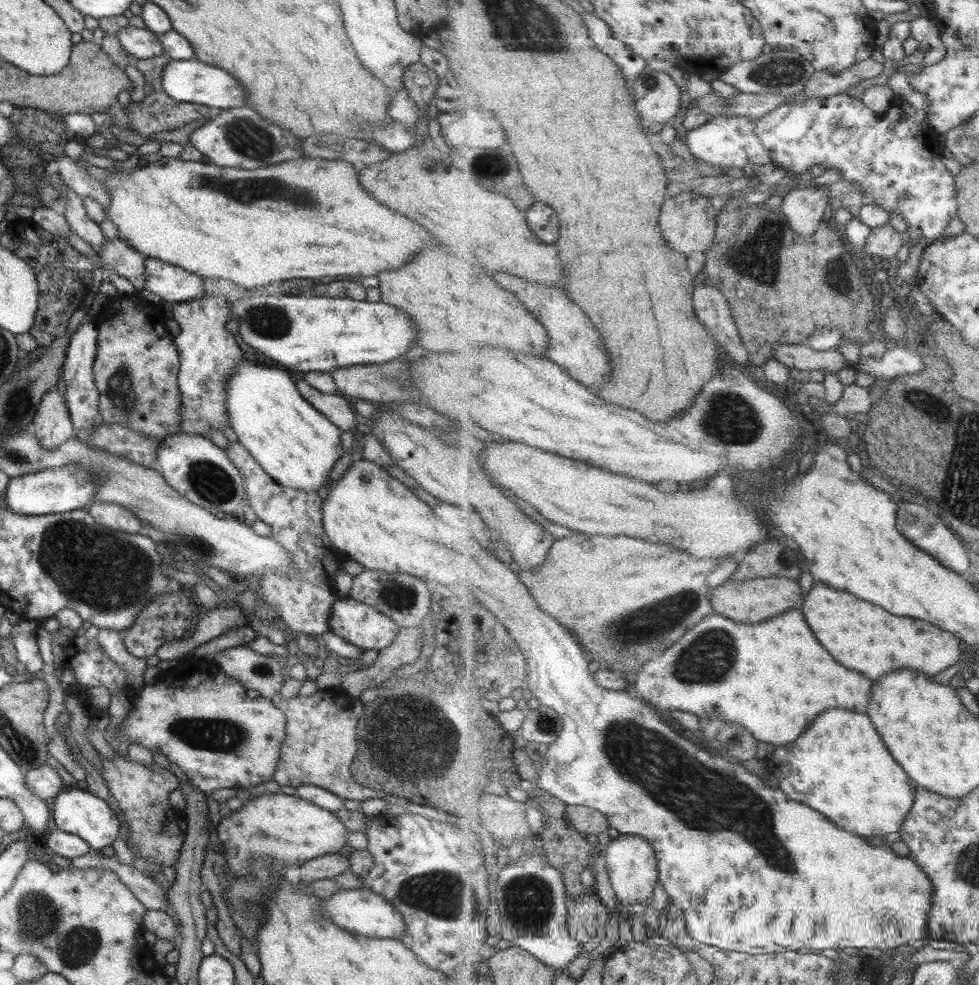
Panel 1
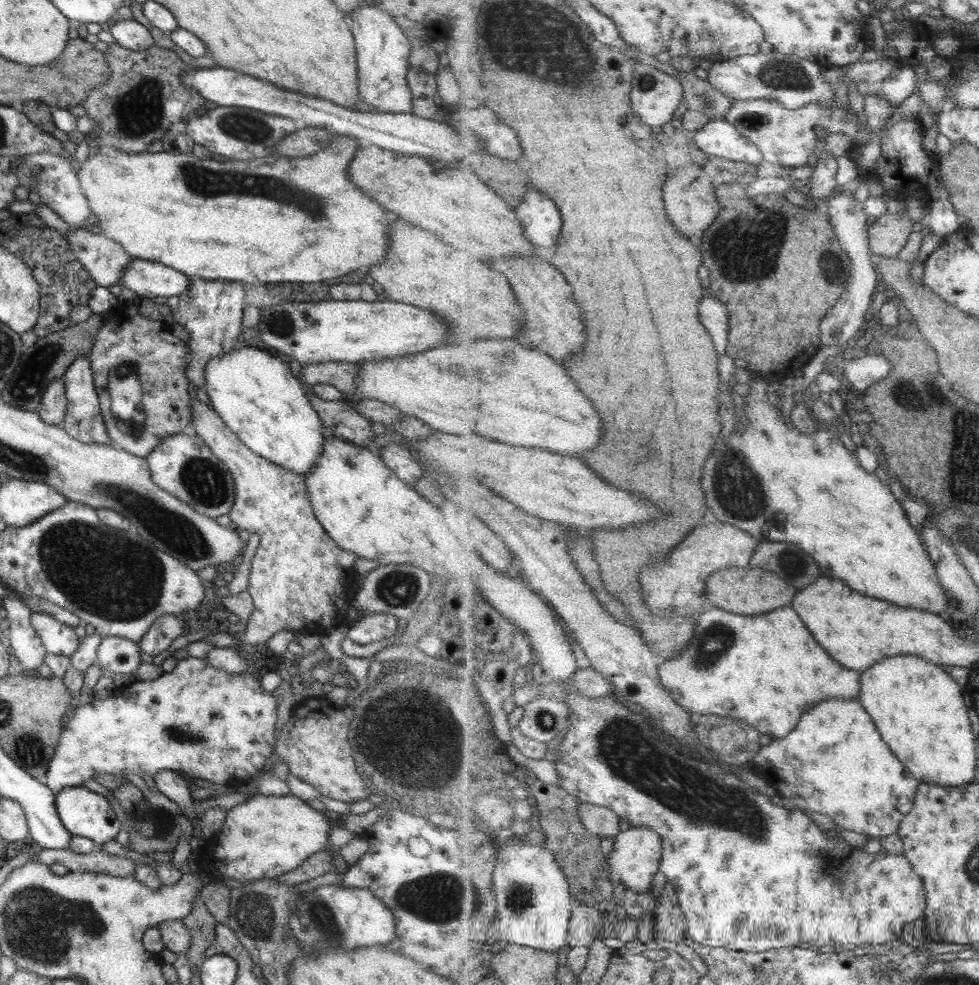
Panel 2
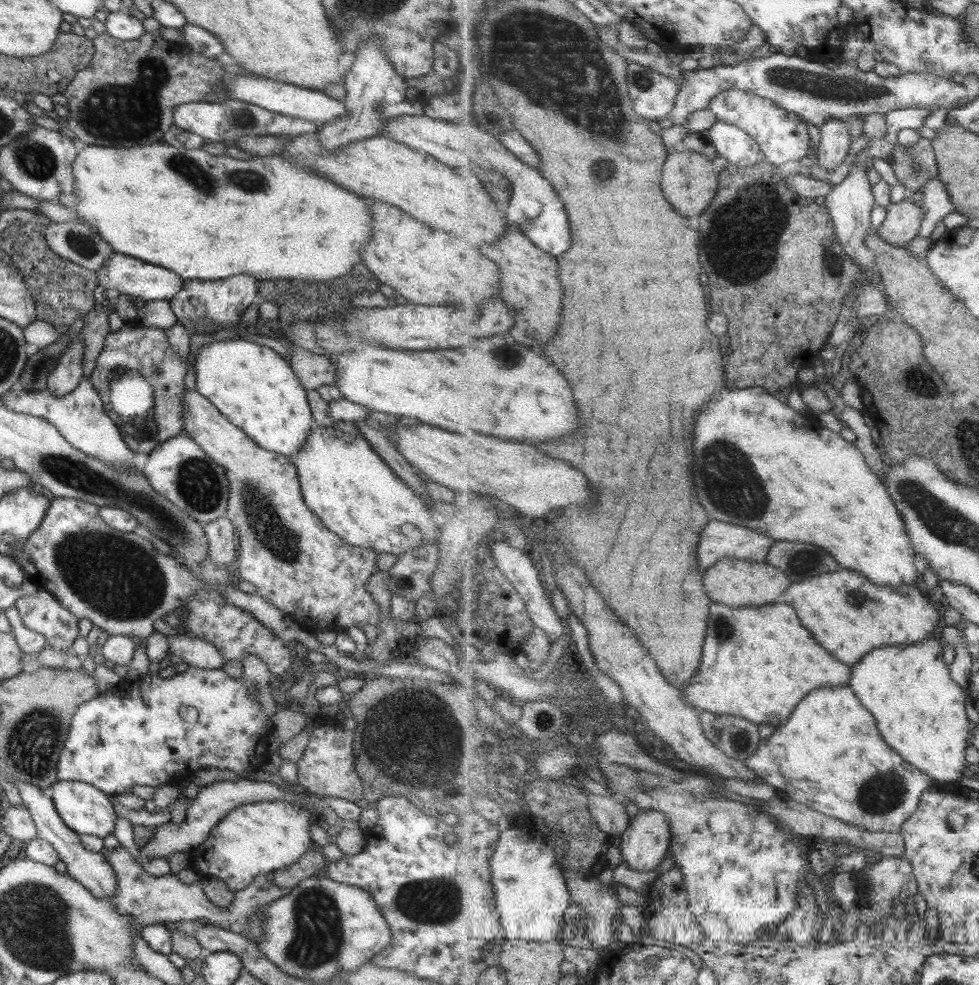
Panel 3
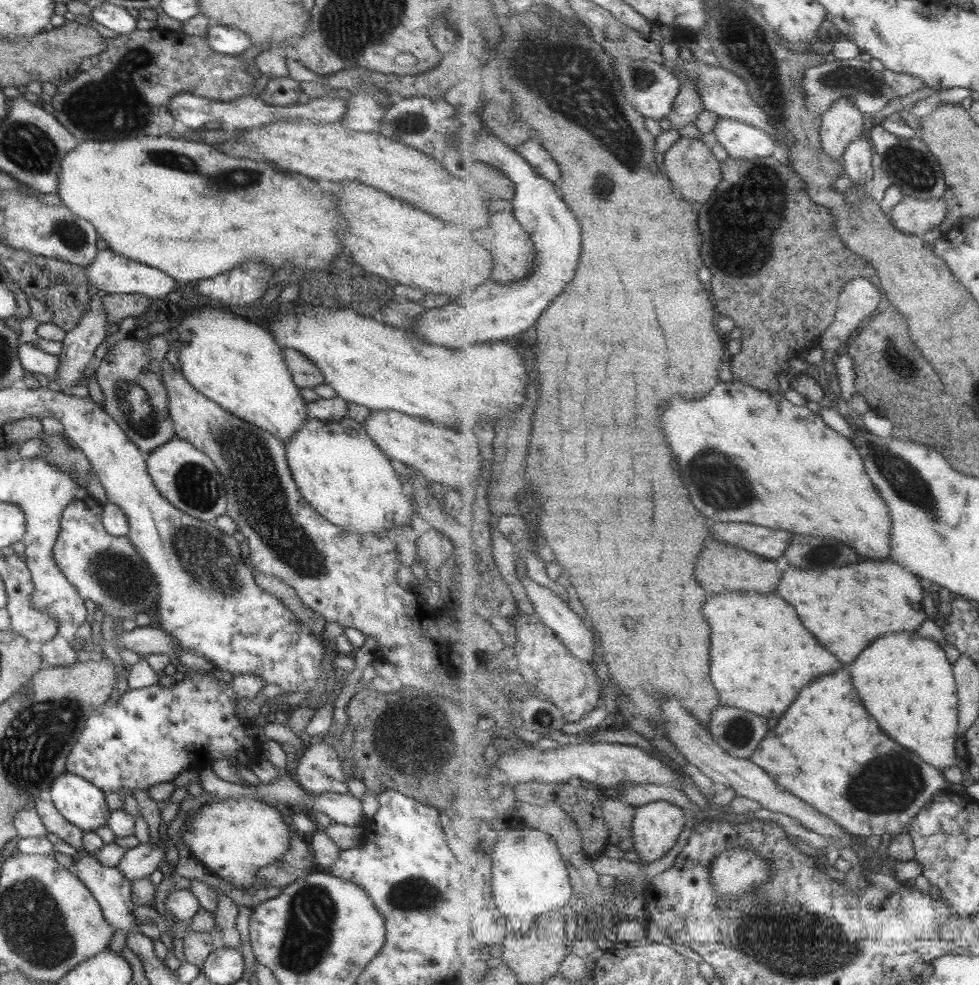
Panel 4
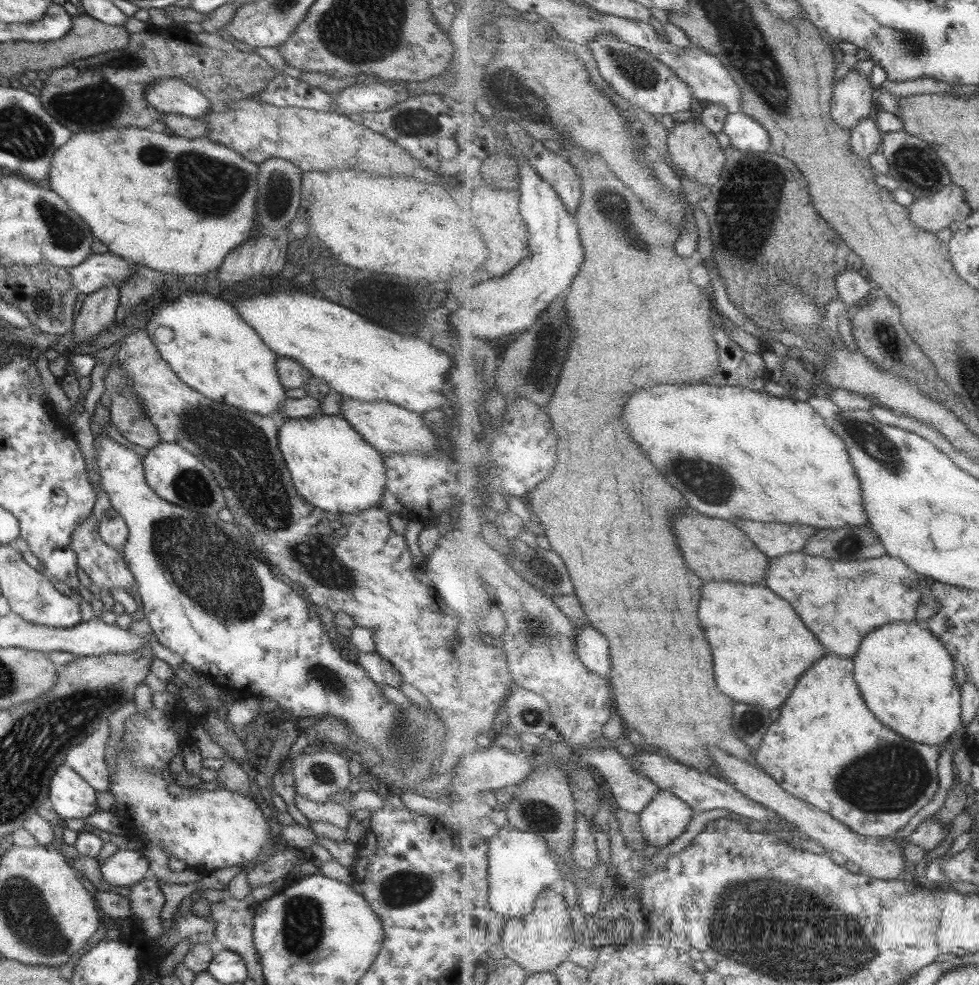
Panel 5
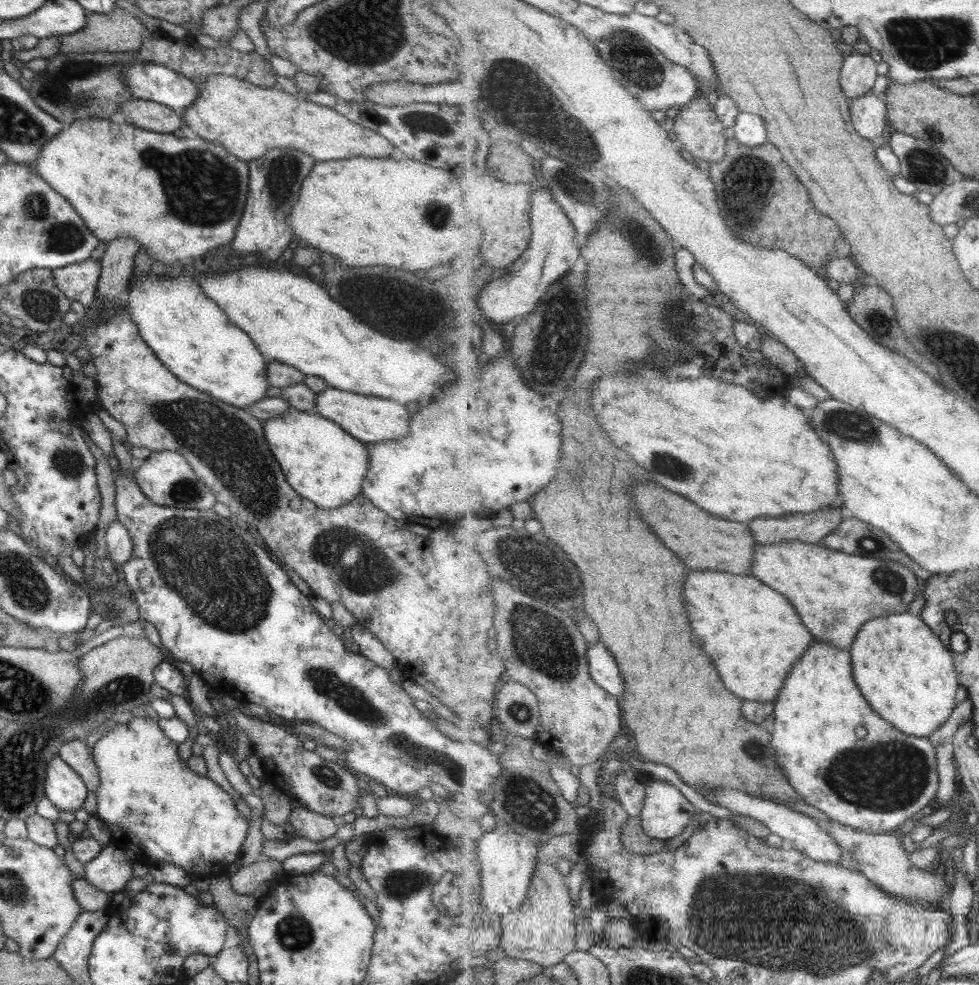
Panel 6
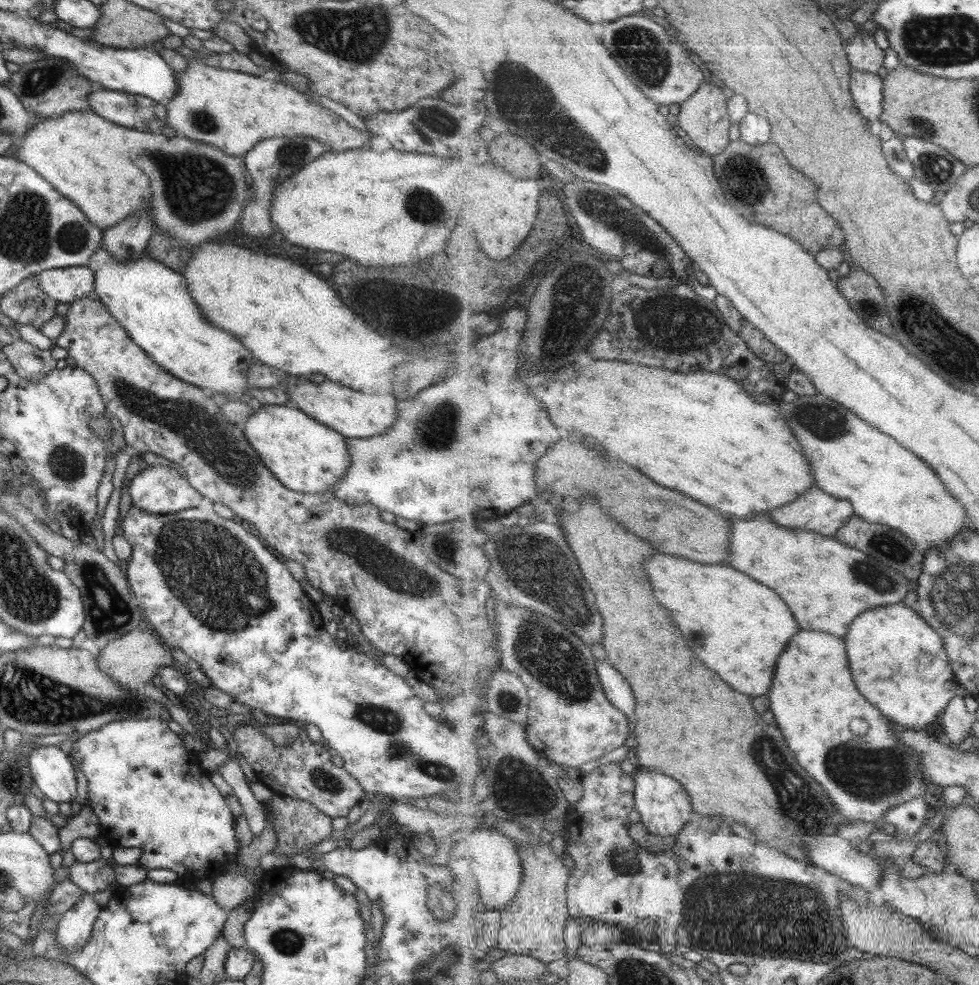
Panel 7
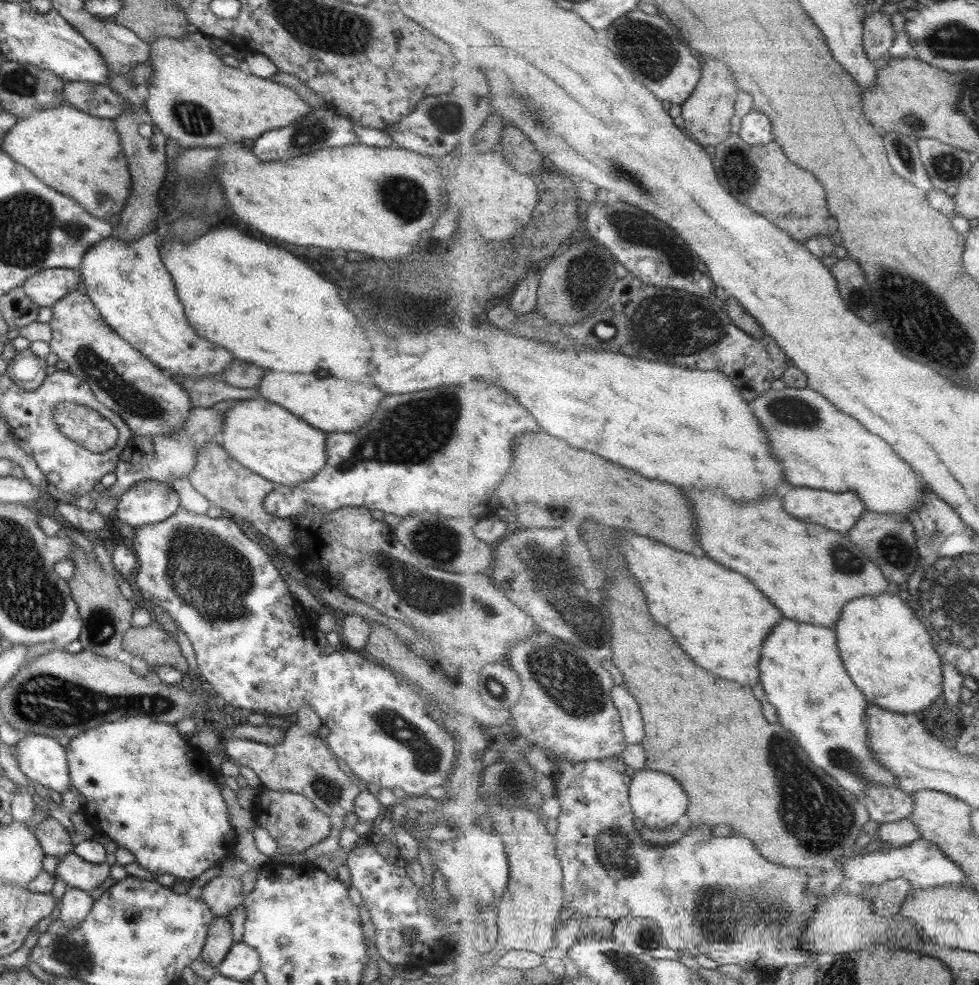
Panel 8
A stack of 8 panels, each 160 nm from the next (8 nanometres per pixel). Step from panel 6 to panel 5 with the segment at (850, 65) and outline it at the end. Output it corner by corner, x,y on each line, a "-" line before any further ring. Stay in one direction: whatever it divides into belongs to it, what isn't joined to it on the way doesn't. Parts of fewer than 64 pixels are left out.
851,66
851,71
847,72
846,77
836,85
832,98
832,117
837,124
851,131
866,116
870,116
875,110
875,102
873,100
873,87
871,76
863,75
859,71
855,71

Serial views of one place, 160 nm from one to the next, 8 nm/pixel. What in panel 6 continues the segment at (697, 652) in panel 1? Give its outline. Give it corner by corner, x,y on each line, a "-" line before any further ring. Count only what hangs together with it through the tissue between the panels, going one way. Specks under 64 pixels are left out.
701,570
691,572
685,584
685,598
689,608
689,618
699,636
701,646
713,658
717,668
723,670
725,686
745,700
773,702
779,696
793,664
808,652
813,644
813,634
801,622
793,604
777,590
769,588
764,581
753,575
723,572
721,570

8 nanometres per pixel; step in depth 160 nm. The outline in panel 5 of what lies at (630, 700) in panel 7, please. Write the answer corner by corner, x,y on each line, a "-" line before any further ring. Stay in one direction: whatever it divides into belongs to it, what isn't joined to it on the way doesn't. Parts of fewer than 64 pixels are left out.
593,626
576,630
576,647
581,660
599,676
610,680
612,673
612,653
609,652
607,638

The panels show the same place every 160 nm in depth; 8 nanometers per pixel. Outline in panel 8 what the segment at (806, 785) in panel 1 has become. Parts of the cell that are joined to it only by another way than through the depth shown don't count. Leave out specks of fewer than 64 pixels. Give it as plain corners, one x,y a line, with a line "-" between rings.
783,618
765,641
760,660
760,683
764,686
767,701
776,709
779,721
792,732
813,762
824,768
843,788
864,800
868,781
880,782
898,788
900,784
890,768
873,756
868,745
868,699
854,683
840,655
836,631
832,627
807,624

